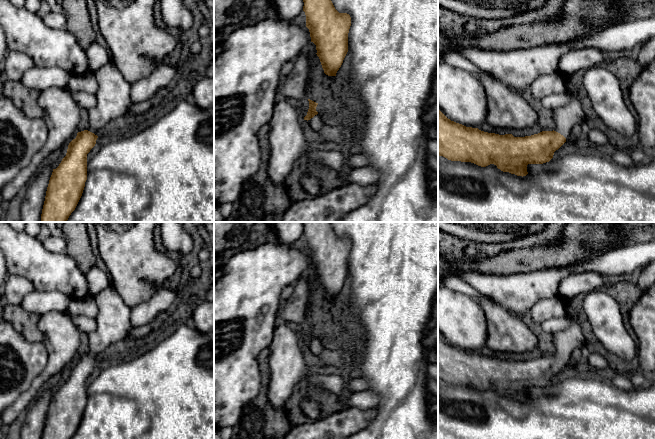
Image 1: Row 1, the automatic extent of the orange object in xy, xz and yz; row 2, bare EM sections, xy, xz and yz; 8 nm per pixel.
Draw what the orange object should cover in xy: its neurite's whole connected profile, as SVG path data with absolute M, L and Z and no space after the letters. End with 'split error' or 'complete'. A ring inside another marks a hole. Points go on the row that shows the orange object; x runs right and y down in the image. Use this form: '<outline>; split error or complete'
M112 60L93 73L98 83L97 104L89 112L87 130L77 133L66 156L52 175L46 191L40 222L67 222L75 210L87 180L87 154L106 124L122 120L132 104L131 85Z; split error

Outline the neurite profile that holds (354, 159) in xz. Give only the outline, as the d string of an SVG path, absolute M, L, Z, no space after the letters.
M349 151L347 154L347 168L355 169L365 167L369 164L369 159L366 155L355 151Z

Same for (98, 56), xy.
M94 41L86 49L88 59L88 72L94 73L102 66L111 61L111 56L107 48L102 47L99 43Z

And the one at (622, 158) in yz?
M608 148L608 156L619 166L630 168L635 165L627 151L616 148Z

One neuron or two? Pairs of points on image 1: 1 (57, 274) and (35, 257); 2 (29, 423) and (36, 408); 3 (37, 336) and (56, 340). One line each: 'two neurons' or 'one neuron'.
1: one neuron
2: one neuron
3: two neurons

